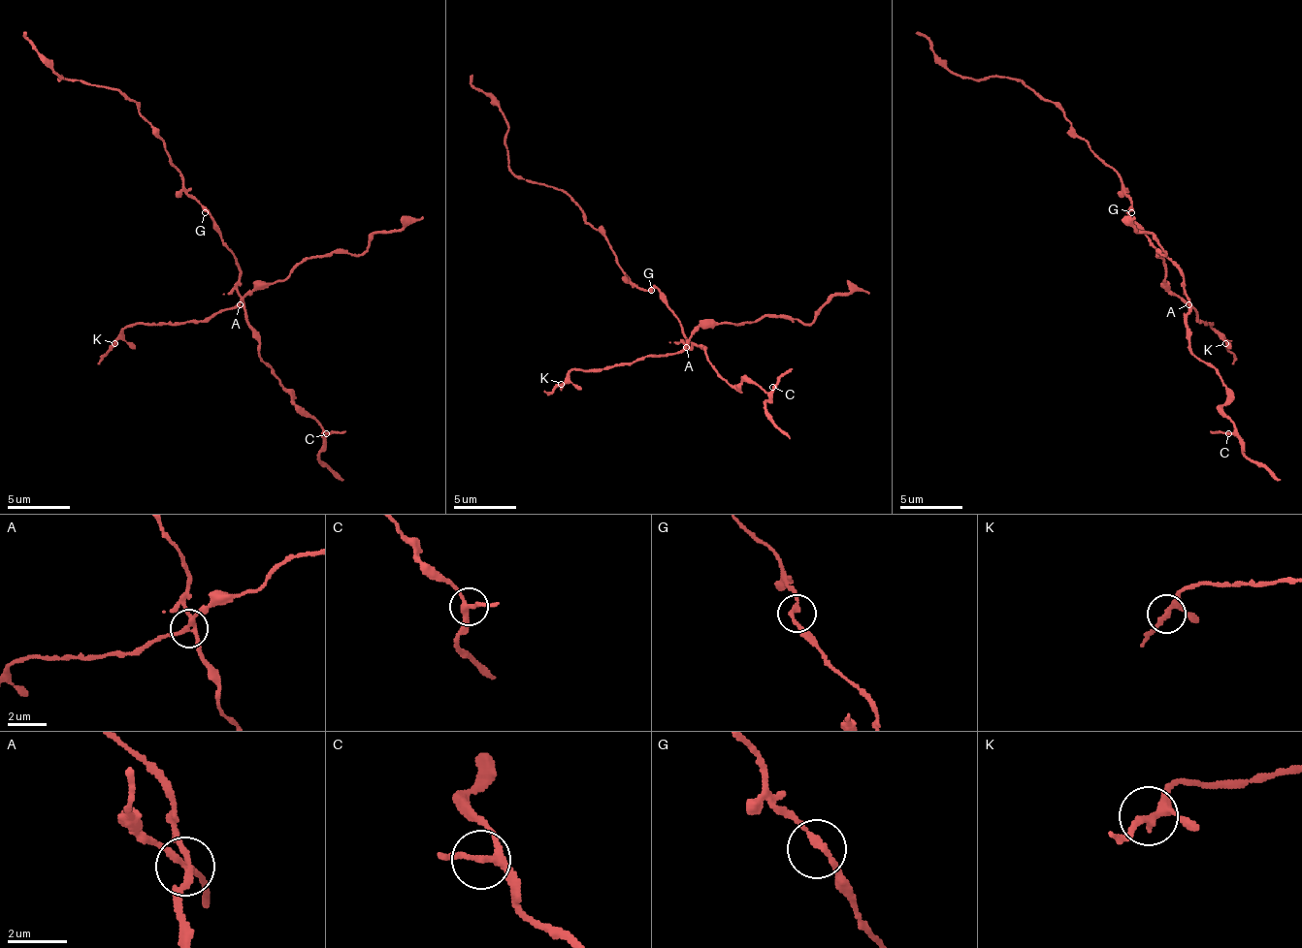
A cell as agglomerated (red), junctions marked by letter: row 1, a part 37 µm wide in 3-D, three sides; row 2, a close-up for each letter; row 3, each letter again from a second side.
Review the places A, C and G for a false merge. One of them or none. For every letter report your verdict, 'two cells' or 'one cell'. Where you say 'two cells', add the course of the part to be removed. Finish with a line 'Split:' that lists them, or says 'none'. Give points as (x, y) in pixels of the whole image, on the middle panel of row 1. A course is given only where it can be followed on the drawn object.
A: two cells; course (685, 346), (700, 328), (748, 324), (766, 315), (807, 324), (835, 297), (857, 290), (869, 293)
C: one cell
G: one cell
Split: A

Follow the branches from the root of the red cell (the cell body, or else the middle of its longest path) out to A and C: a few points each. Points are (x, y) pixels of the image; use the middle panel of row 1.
A: (654, 287), (679, 321), (685, 333), (685, 346)
C: (654, 287), (679, 321), (685, 343), (700, 346), (732, 387), (745, 380), (764, 393), (772, 387)

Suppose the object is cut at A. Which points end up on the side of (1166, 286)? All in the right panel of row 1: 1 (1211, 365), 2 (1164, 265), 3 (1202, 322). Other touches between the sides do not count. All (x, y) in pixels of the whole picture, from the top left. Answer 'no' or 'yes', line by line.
1: no
2: yes
3: yes

